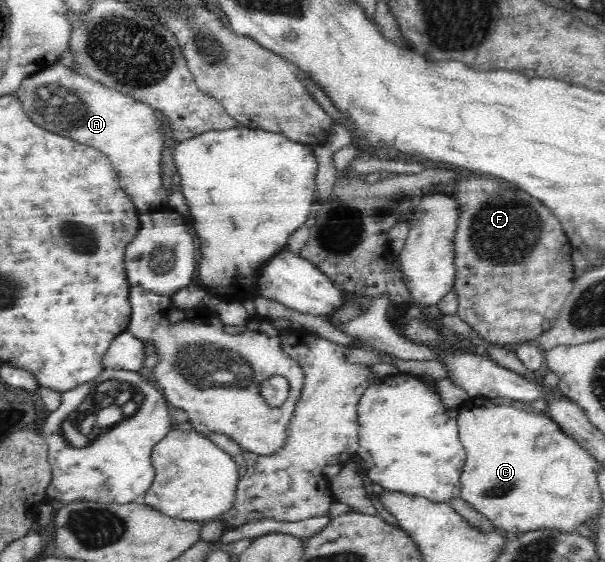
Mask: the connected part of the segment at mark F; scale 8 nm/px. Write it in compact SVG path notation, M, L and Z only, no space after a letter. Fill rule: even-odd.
M469 178L459 182L459 186L454 188L451 197L455 198L459 205L459 227L454 241L455 248L455 269L456 276L454 280L454 290L458 295L459 307L457 314L477 333L483 340L488 343L493 342L496 345L511 344L519 341L535 341L544 332L541 329L543 322L548 320L553 322L554 318L563 309L565 298L570 296L571 288L573 288L576 276L573 271L571 244L563 234L563 228L559 224L559 220L551 214L549 208L545 208L539 200L531 198L529 194L521 192L521 190L513 190L507 188L507 182L499 182L499 180L485 180L485 178Z

